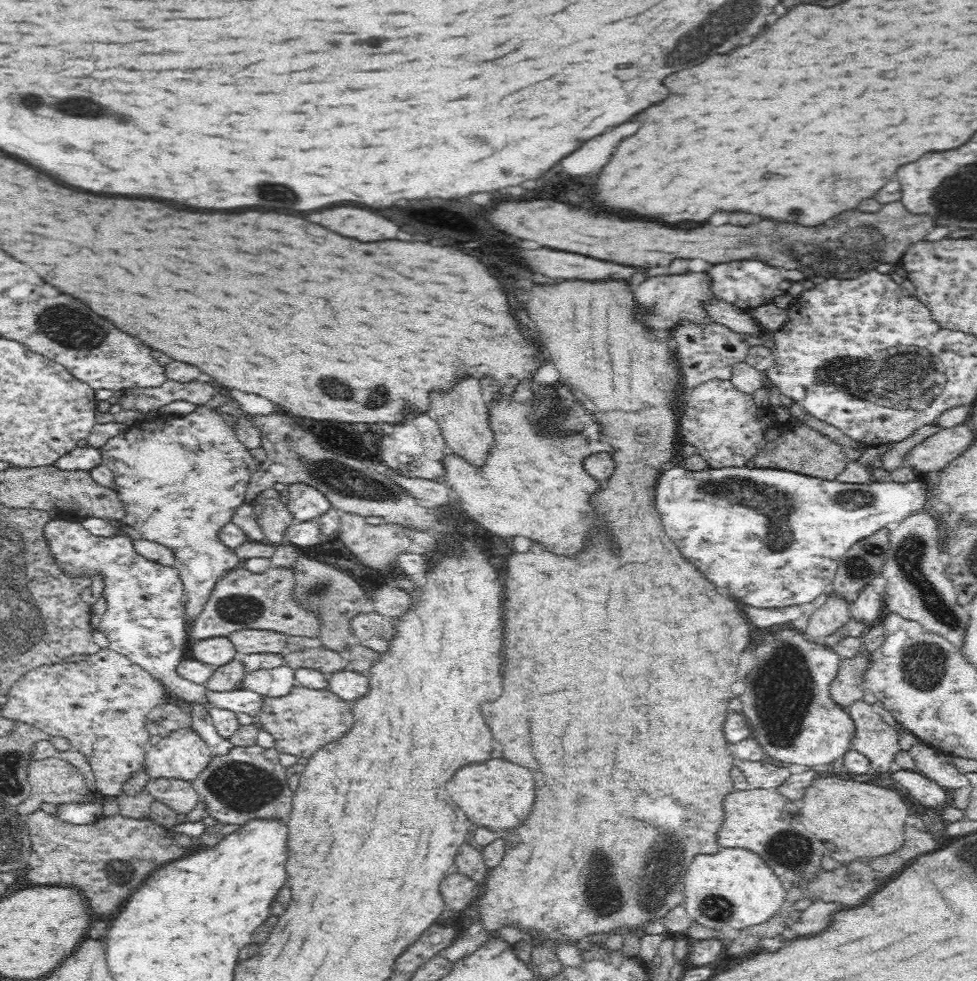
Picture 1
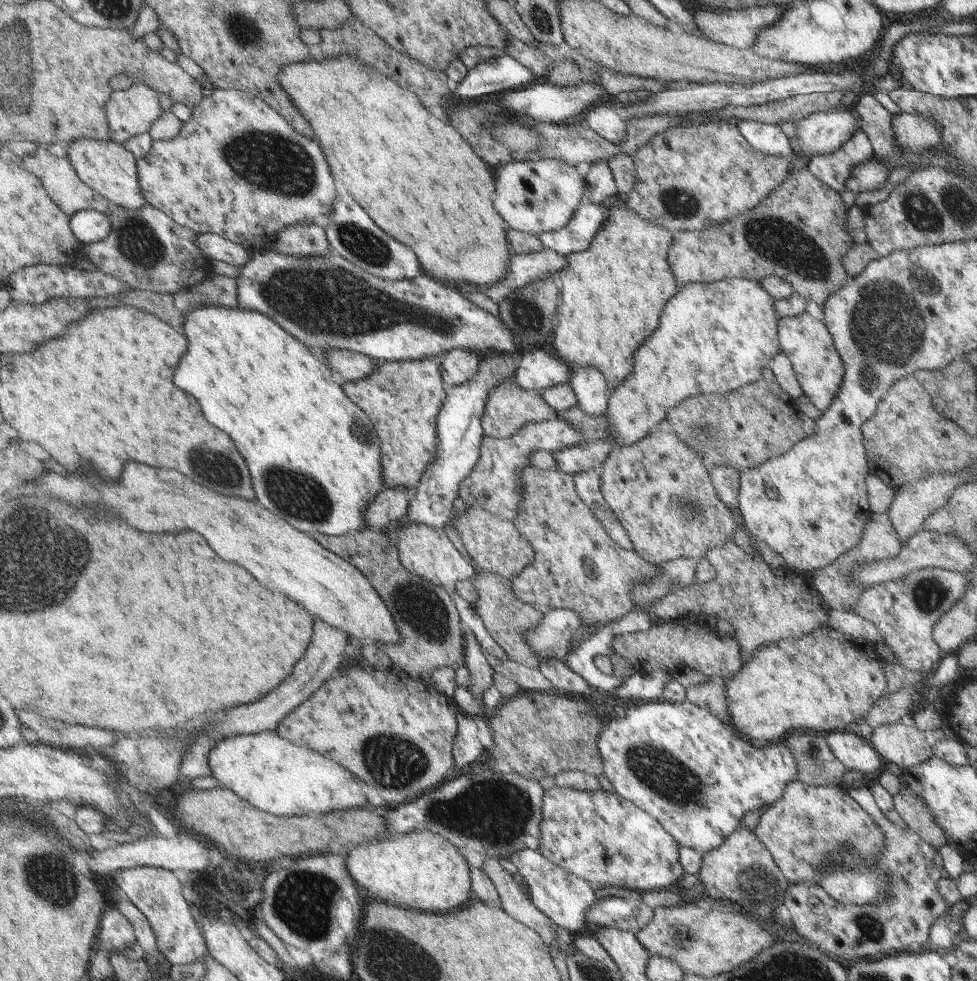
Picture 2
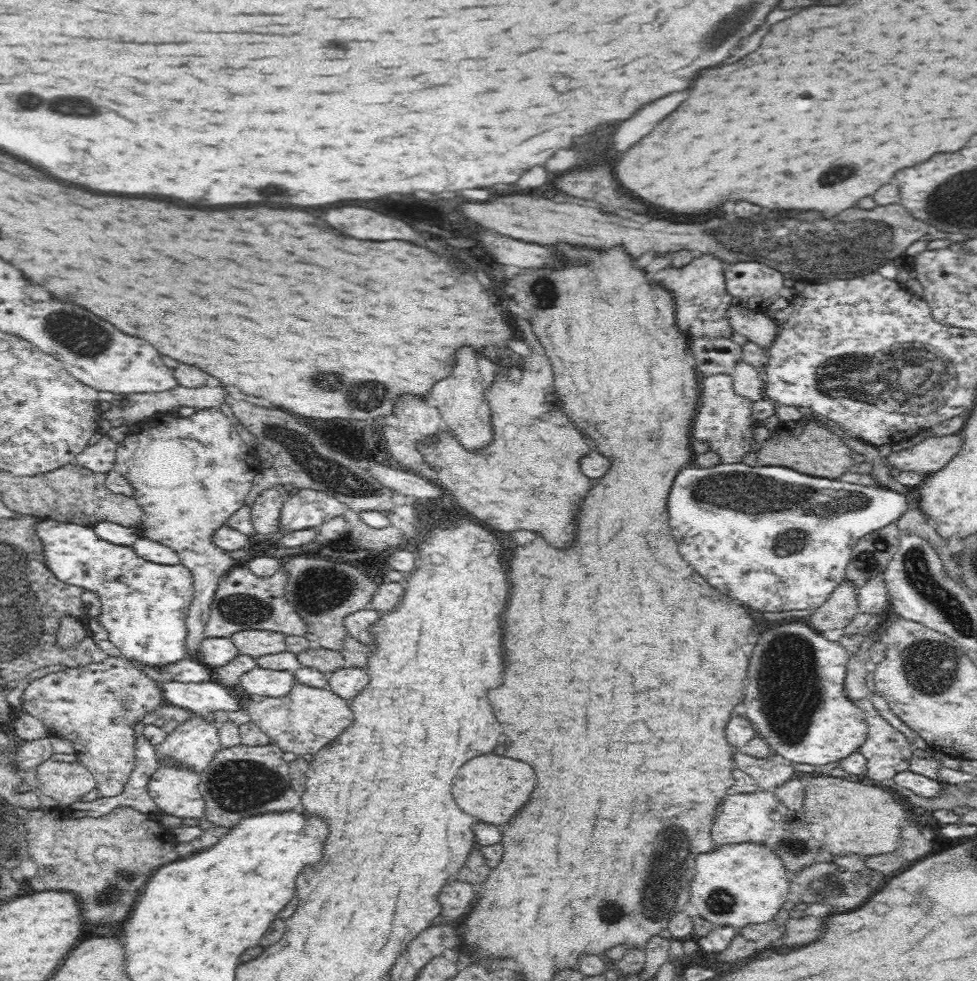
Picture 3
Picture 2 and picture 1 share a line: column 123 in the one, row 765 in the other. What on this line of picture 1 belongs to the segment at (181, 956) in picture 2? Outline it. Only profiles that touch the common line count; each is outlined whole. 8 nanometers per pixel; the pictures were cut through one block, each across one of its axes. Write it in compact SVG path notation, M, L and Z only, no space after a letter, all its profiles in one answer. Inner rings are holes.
M864 700L853 702L846 712L856 729L851 750L868 758L872 774L887 777L892 758L901 750L896 729Z

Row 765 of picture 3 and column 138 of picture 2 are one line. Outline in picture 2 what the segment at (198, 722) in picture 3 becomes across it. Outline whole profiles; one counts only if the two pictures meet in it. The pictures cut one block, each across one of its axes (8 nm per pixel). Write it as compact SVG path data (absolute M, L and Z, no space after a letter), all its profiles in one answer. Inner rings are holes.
M79 138L67 146L66 157L77 170L79 178L107 198L111 205L131 209L148 204L139 182L138 158L123 143L115 142L112 138L109 140Z

